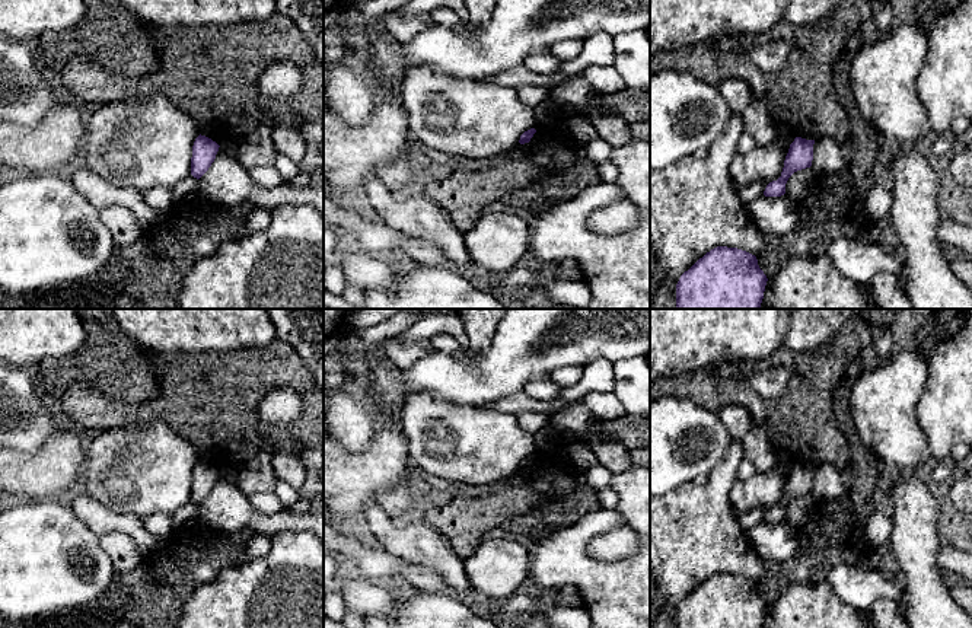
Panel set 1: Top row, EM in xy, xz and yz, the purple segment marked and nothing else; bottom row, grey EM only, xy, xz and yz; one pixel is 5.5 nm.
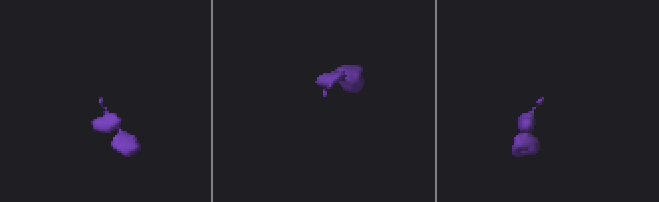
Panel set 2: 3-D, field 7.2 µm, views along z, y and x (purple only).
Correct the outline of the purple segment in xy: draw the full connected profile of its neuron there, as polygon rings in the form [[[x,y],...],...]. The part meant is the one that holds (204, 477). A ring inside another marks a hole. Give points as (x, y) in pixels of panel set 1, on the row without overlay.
[[[198,462],[192,472],[191,501],[200,506],[211,492],[219,478],[219,471],[205,462]]]

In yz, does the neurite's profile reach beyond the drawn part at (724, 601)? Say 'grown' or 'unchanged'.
unchanged

